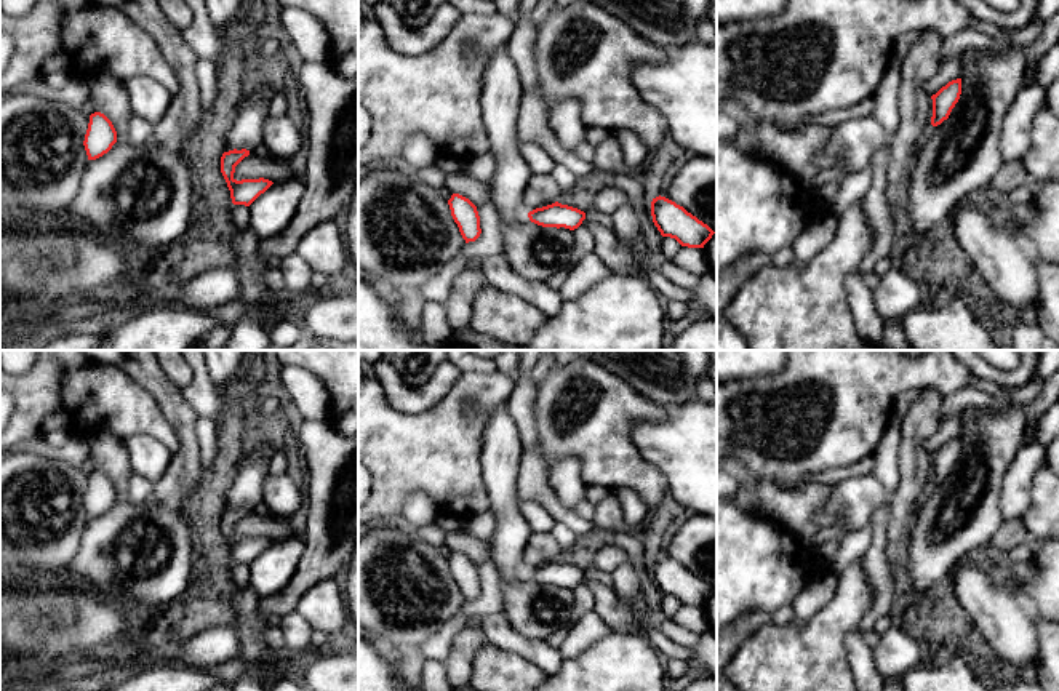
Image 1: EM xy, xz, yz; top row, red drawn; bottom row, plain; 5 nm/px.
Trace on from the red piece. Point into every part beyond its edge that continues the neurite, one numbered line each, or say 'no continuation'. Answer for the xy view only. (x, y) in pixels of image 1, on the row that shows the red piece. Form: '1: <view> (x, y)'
no continuation

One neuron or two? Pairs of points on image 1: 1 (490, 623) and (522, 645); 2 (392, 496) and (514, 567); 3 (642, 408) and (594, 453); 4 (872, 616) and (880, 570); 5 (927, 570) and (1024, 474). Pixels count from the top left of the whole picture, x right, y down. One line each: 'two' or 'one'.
1: one
2: two
3: one
4: one
5: two

